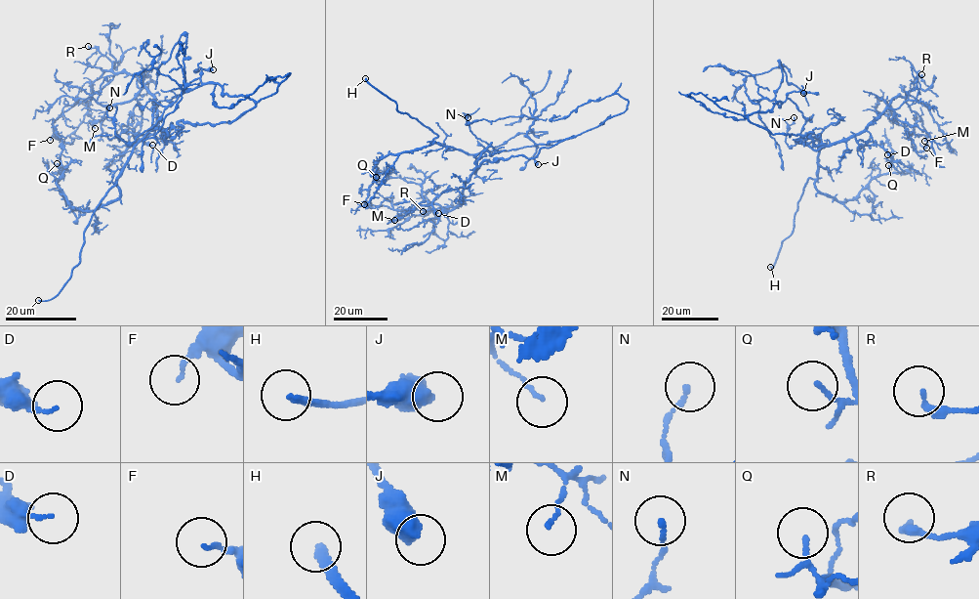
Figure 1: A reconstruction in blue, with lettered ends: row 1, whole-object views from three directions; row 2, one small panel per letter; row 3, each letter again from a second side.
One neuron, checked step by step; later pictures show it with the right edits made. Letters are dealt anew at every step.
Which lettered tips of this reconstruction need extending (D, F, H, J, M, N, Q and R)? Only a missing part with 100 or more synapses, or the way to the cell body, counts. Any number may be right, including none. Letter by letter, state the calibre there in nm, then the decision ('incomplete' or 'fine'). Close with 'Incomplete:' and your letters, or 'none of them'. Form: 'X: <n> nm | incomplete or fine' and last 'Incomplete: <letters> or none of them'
D: 100 nm | fine
F: 120 nm | fine
H: 200 nm | incomplete
J: 550 nm | fine
M: 100 nm | fine
N: 130 nm | fine
Q: 110 nm | fine
R: 190 nm | fine
Incomplete: H

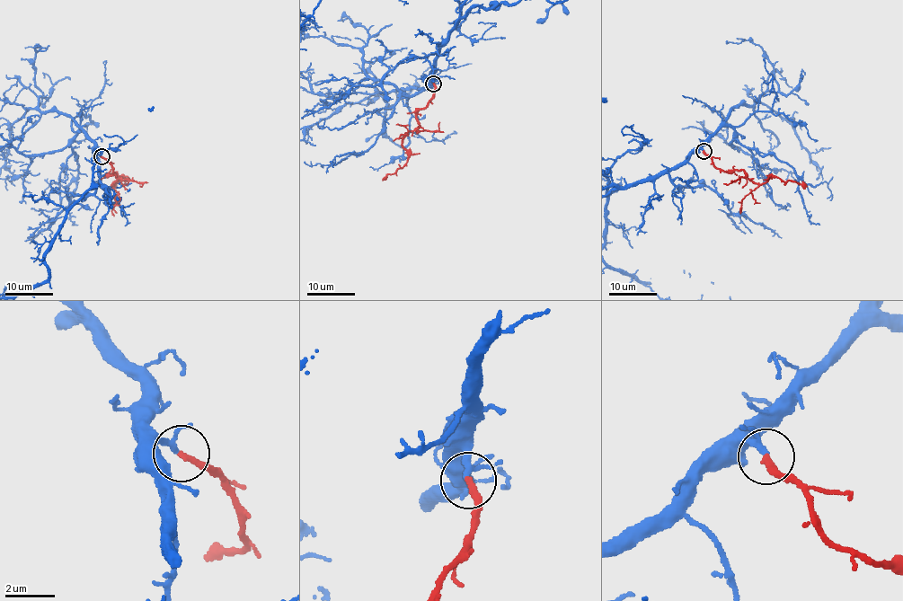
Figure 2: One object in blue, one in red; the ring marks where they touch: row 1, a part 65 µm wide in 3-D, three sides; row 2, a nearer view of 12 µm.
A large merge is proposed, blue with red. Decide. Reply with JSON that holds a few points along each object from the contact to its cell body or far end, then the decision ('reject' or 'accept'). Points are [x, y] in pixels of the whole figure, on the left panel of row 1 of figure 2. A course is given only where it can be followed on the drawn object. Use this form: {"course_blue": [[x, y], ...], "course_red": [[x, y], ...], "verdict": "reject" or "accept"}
{"course_red": [[101, 156], [113, 171], [112, 175], [108, 173], [116, 172], [111, 185], [126, 178], [113, 185]], "verdict": "accept"}

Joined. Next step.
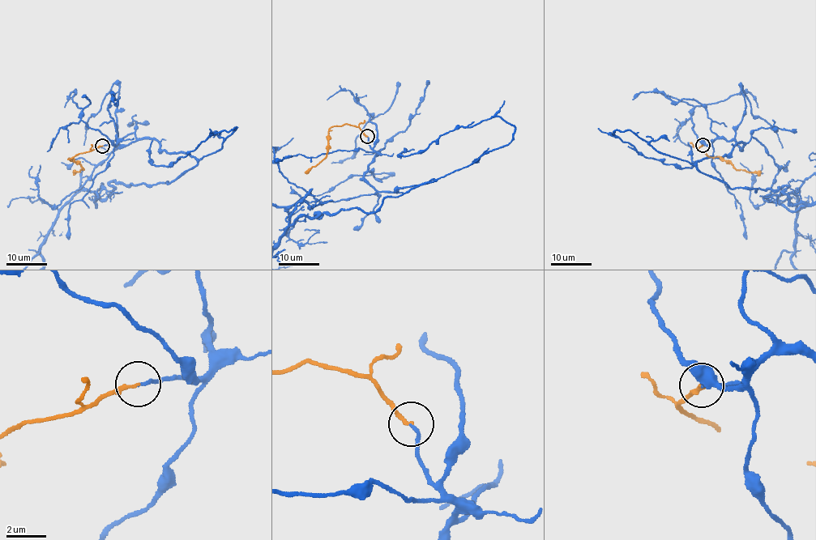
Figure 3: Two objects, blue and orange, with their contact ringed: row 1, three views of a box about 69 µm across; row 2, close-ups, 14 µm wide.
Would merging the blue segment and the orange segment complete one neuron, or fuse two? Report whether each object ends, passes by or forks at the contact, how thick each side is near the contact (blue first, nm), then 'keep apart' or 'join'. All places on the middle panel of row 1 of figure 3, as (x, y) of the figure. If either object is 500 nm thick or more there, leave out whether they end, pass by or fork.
blue ends | orange ends | 150/180 nm | join

